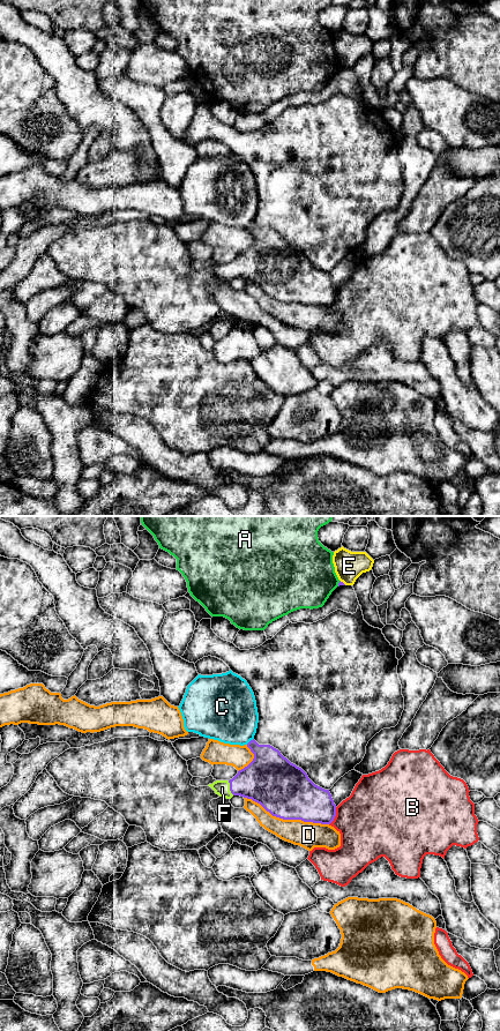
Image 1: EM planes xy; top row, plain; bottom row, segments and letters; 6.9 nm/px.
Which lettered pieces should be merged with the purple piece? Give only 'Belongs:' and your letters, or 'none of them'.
Belongs: F

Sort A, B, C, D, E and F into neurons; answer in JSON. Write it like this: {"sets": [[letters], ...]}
{"sets": [["A"], ["B"], ["C"], ["D"], ["E"], ["F"]]}

